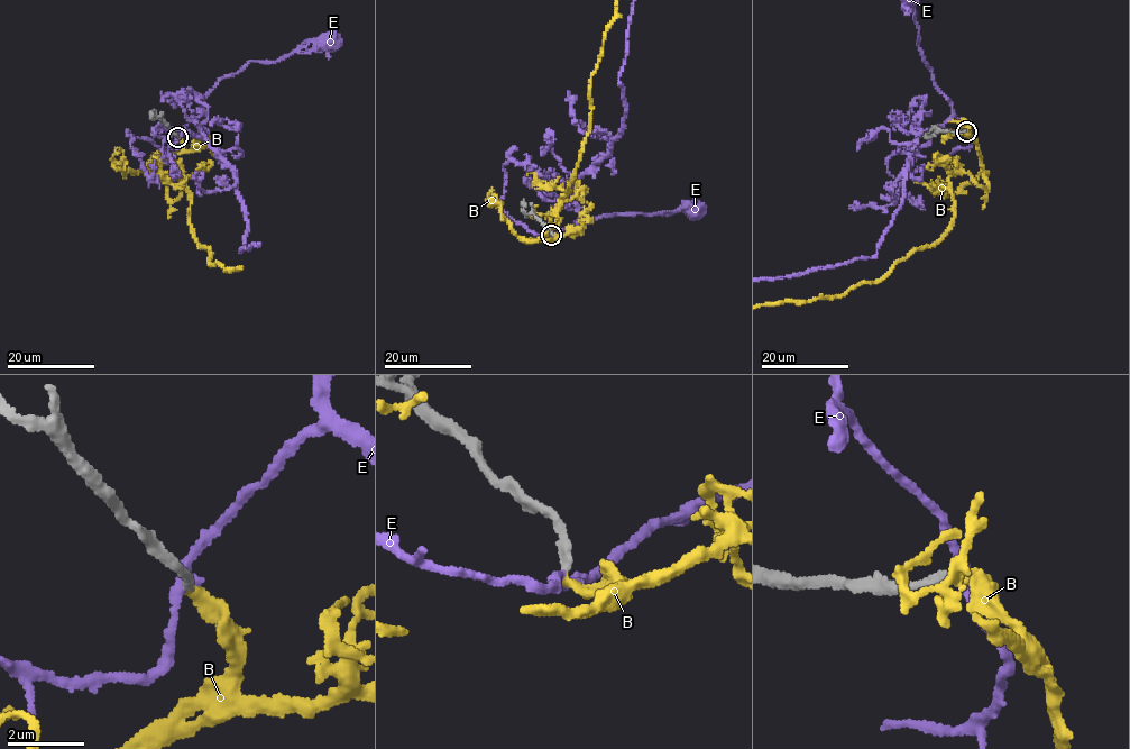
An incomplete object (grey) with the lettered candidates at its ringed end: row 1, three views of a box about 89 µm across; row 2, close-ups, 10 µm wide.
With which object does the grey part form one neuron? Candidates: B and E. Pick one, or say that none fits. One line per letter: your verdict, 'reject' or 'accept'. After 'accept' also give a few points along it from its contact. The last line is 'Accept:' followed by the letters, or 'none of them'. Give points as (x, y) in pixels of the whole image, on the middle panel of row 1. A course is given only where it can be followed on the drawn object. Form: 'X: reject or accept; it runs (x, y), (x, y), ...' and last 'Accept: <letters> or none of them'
B: accept
E: reject
Accept: B

